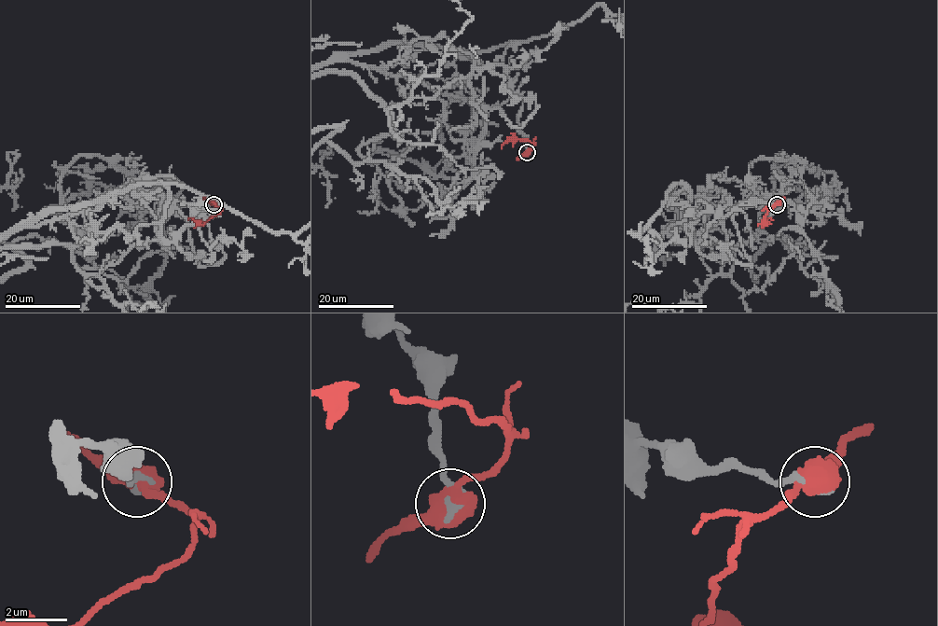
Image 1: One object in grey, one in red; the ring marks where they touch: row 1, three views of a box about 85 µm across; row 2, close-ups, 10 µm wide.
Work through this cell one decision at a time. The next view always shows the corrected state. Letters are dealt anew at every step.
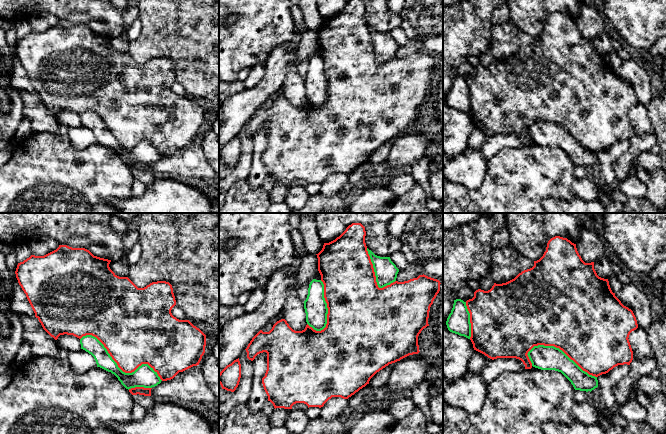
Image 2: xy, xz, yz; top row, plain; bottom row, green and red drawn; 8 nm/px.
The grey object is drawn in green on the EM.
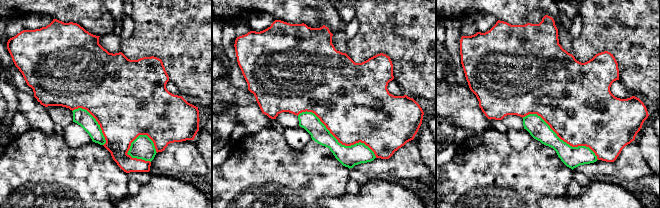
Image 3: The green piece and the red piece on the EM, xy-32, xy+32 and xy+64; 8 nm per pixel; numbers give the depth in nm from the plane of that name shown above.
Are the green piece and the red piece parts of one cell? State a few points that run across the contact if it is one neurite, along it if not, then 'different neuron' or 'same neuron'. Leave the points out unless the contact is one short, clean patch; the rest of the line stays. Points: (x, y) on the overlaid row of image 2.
different neuron

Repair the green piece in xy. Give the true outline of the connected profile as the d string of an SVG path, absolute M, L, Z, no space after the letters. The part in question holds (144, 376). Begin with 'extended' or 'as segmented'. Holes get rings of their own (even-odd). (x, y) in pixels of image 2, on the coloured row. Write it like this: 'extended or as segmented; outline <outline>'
as segmented; outline M86 335L80 339L81 349L91 354L97 364L114 374L126 389L135 387L152 388L161 383L157 372L148 364L142 364L132 373L123 372L112 359L104 345L94 336Z

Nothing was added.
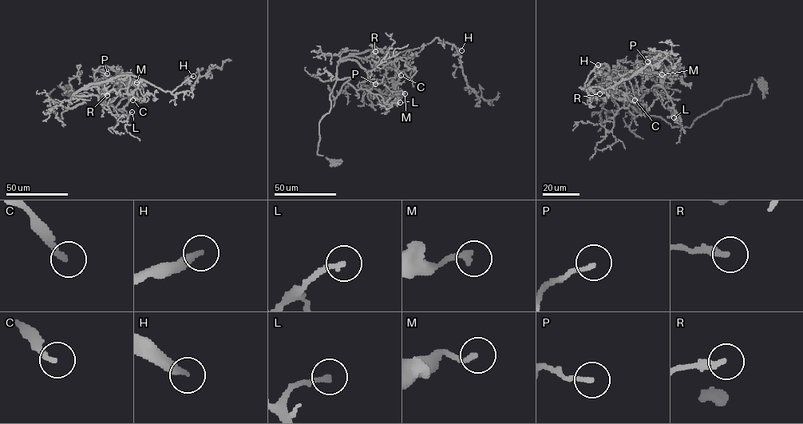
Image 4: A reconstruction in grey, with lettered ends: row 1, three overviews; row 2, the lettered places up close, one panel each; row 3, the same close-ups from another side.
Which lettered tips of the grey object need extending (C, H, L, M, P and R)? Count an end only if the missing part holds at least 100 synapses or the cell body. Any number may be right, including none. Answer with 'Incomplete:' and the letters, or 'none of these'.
Incomplete: H

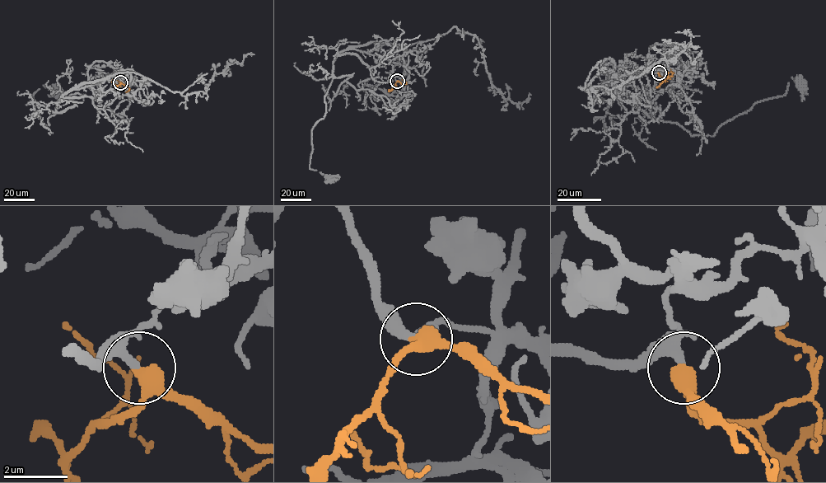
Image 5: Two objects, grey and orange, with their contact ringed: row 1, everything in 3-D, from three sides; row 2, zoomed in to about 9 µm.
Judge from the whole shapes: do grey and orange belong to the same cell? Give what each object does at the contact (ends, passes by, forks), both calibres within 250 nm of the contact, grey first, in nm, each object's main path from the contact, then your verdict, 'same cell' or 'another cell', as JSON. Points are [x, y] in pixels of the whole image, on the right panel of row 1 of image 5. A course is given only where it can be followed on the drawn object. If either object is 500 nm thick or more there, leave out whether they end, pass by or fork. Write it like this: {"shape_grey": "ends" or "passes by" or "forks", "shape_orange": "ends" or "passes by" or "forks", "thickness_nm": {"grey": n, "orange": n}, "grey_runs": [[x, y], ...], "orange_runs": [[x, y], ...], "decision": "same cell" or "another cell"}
{"shape_grey": "passes by", "shape_orange": "passes by", "thickness_nm": {"grey": 220, "orange": 400}, "grey_runs": [[659, 73], [621, 69], [611, 83], [692, 135], [712, 136], [781, 96], [791, 77], [800, 86]], "orange_runs": [[659, 73], [666, 78], [672, 75], [670, 69]], "decision": "same cell"}

